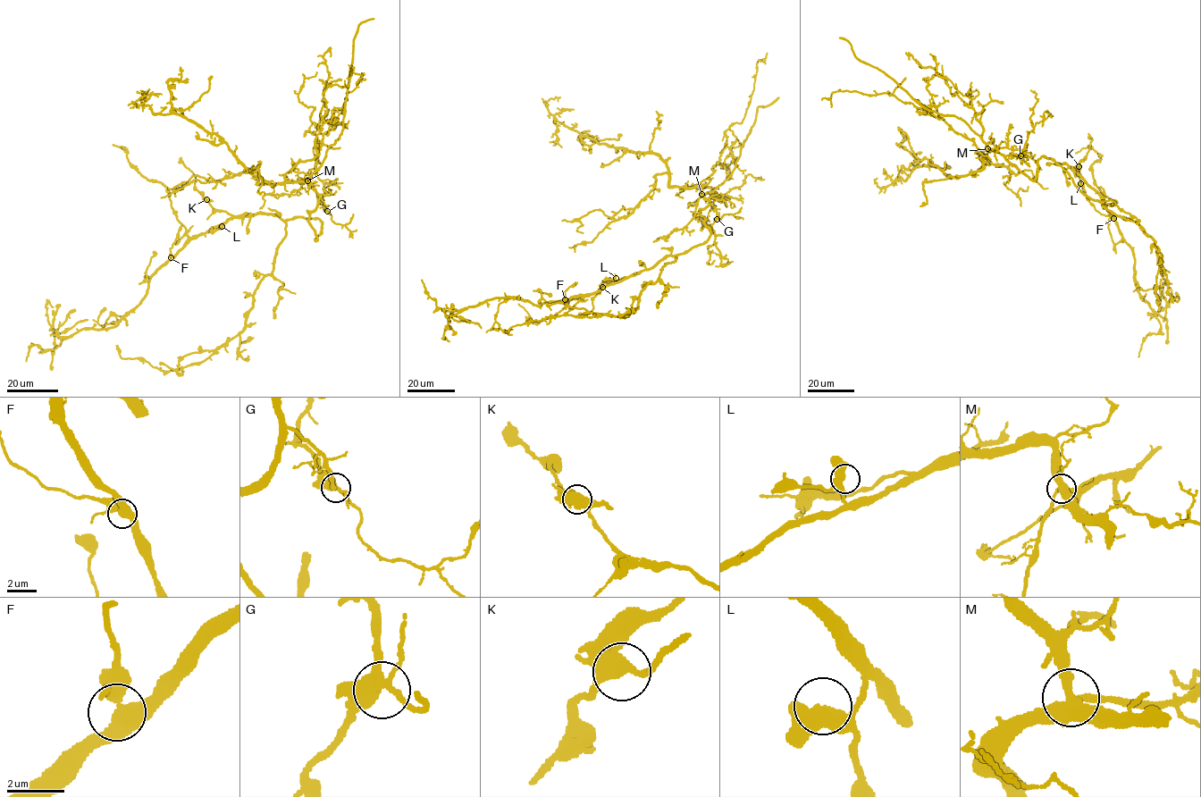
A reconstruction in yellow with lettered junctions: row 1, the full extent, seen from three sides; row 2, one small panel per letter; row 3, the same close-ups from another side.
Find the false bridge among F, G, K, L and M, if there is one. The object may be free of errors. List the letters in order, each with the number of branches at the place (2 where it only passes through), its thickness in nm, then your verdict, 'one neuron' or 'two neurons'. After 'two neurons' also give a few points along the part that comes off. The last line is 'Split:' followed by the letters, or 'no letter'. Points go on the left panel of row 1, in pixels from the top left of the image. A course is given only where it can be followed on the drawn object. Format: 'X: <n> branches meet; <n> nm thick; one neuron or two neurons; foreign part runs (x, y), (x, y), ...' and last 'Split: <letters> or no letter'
F: 3 branches meet; 440 nm thick; one neuron
G: 4 branches meet; 400 nm thick; one neuron
K: 3 branches meet; 440 nm thick; one neuron
L: 4 branches meet; 480 nm thick; one neuron
M: 4 branches meet; 440 nm thick; one neuron
Split: no letter

